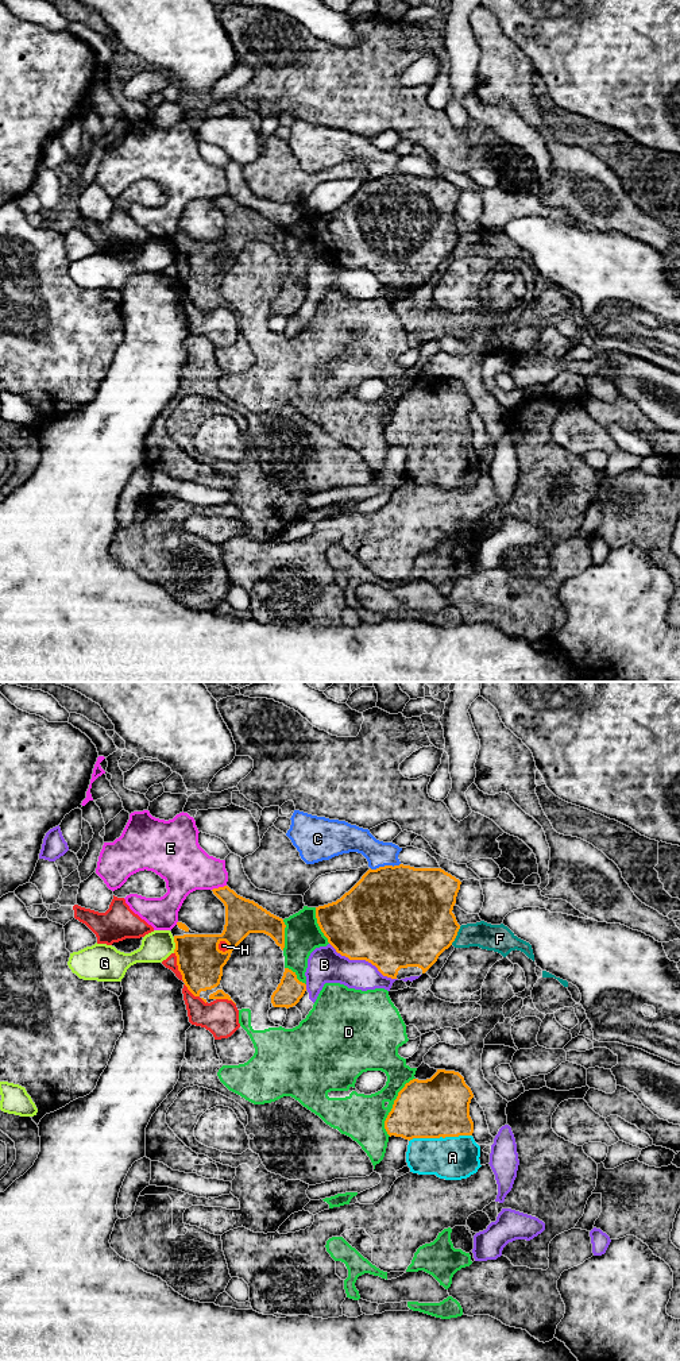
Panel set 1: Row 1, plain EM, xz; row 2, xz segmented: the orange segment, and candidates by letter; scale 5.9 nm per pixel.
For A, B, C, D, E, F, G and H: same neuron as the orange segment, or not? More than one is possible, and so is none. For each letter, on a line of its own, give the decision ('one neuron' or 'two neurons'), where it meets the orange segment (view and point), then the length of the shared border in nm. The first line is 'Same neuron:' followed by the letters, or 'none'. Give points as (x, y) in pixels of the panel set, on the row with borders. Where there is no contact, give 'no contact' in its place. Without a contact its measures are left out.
Same neuron: A
A: one neuron | xz (440, 1136) | 380 nm
B: two neurons | xz (362, 959) | 460 nm
C: two neurons | xz (385, 866) | 190 nm
D: two neurons | xz (393, 1106) | 380 nm
E: two neurons | xz (219, 887) | 90 nm
F: two neurons | xz (456, 935) | 130 nm
G: two neurons | xz (176, 945) | 100 nm
H: two neurons | xz (178, 967) | 190 nm

